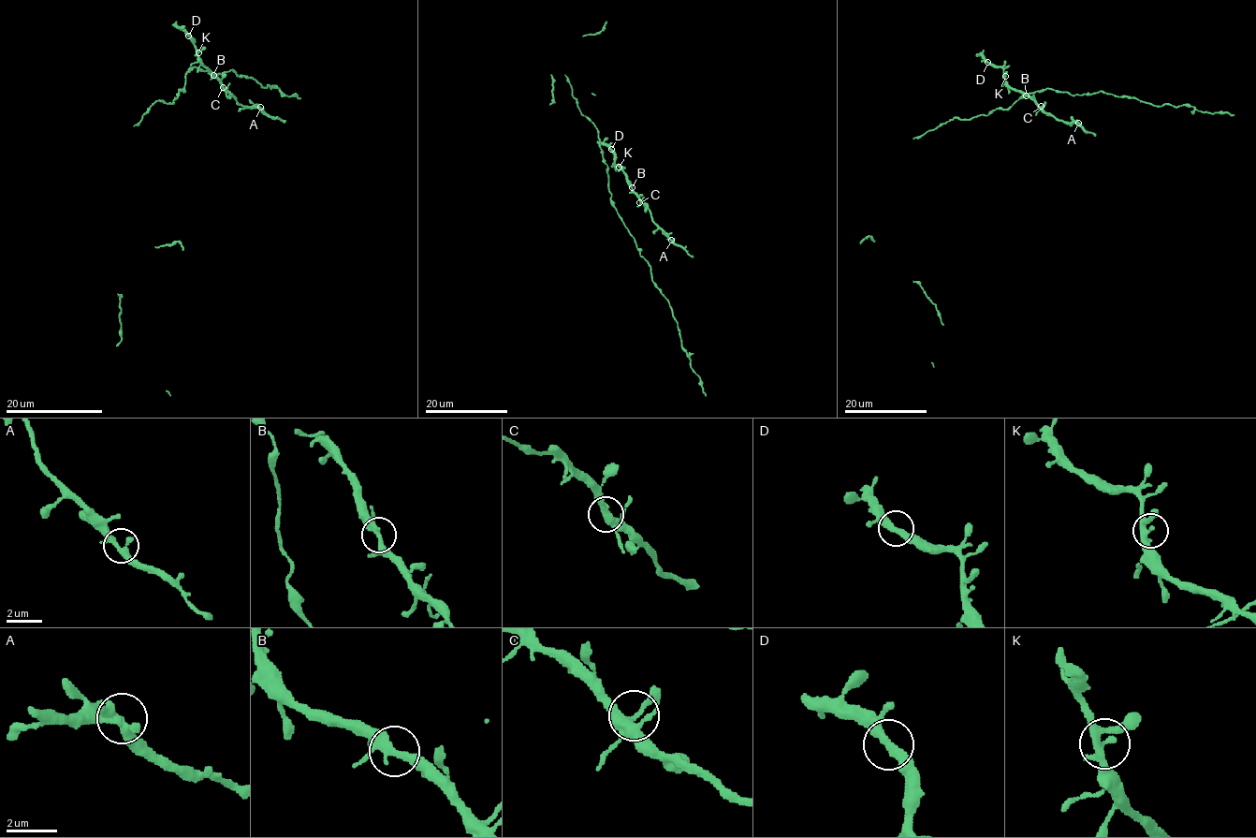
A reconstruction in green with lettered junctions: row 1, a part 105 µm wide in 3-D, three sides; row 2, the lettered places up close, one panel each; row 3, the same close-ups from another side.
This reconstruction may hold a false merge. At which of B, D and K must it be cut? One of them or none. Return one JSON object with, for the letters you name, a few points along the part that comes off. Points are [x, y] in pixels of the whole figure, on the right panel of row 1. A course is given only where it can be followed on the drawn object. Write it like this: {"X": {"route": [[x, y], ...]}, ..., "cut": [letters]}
{"cut": []}

